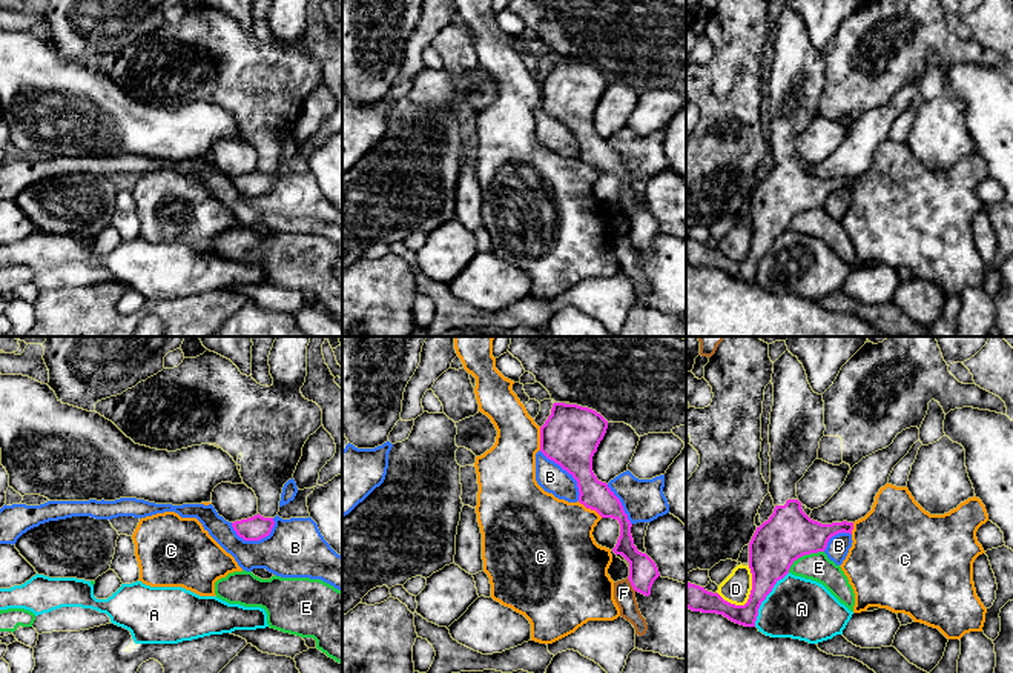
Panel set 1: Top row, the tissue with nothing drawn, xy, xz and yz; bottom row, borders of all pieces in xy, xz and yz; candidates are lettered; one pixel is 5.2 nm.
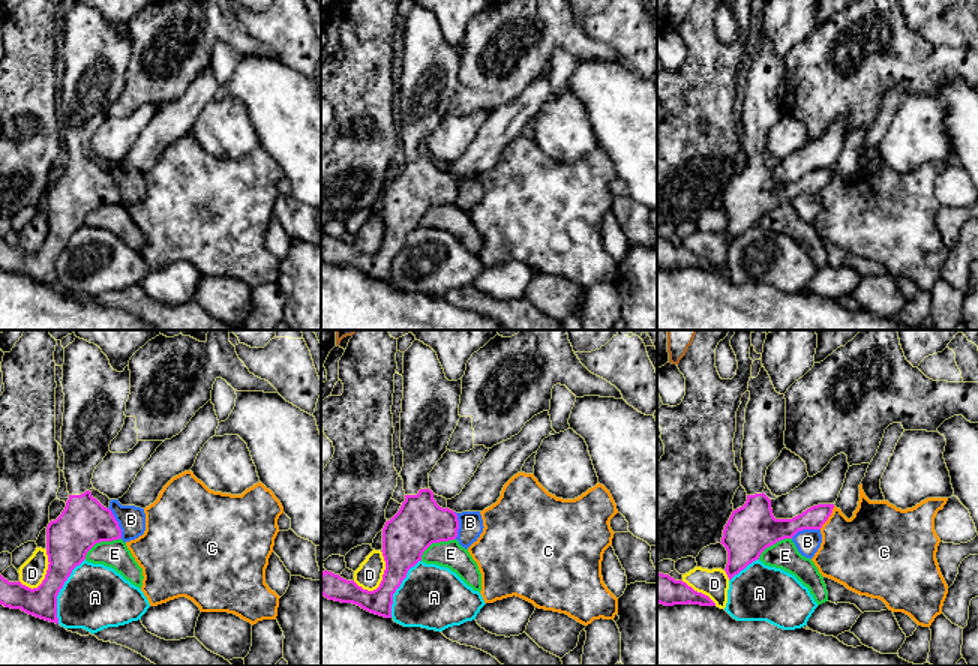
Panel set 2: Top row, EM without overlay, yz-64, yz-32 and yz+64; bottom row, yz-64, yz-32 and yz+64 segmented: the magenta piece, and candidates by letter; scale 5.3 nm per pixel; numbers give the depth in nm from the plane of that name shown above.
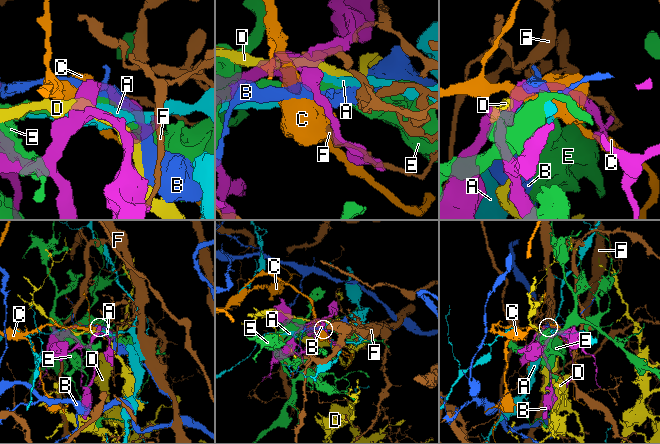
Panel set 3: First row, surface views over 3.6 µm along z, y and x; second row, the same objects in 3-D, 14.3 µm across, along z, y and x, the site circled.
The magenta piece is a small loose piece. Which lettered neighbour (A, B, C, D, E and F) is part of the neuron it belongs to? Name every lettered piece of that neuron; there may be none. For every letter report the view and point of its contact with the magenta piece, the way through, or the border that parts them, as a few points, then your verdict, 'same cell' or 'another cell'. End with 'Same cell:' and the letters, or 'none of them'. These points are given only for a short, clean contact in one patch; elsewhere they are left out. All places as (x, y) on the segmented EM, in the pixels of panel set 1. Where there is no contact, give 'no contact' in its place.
A: contact yz (765, 598); border yz (788, 572), (762, 603), (754, 626); another cell
B: contact xy (254, 540); another cell
C: contact xz (590, 507); another cell
D: contact yz (749, 595); another cell
E: contact yz (803, 555); another cell
F: contact xz (631, 584); another cell
Same cell: none of them

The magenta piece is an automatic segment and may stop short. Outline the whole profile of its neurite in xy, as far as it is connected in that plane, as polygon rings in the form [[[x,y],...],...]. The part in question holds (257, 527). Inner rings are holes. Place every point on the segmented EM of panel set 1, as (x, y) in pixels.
[[[259,513],[247,519],[232,522],[233,530],[244,541],[259,541],[269,536],[273,525],[273,518],[264,518]]]

